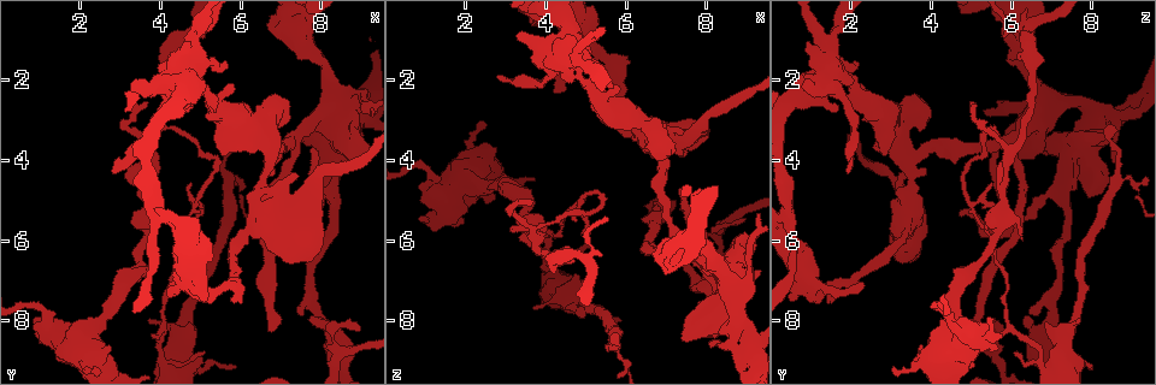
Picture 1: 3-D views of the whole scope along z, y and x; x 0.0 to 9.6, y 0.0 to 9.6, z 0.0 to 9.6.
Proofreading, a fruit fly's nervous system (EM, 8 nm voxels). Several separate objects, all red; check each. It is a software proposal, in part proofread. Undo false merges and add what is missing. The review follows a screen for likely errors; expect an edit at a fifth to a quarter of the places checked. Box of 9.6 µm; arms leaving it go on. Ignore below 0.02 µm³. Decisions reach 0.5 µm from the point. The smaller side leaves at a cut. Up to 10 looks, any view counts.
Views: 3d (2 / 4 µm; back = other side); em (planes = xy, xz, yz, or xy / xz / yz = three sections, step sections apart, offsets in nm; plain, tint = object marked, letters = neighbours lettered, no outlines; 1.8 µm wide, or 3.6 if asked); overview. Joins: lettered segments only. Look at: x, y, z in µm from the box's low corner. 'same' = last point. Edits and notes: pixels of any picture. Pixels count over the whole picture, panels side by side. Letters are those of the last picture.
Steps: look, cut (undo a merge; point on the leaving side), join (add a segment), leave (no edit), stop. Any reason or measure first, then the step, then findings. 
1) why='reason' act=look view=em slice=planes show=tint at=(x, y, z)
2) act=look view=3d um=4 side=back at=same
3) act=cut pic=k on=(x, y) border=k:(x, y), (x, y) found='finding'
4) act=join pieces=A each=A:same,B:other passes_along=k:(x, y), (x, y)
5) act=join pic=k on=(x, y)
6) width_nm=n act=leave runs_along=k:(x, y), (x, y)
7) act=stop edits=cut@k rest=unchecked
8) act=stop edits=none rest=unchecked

why='looks like a crossing' act=look view=em um=3.6 slice=planes show=letters at=(8.80, 2.80, 8.10)

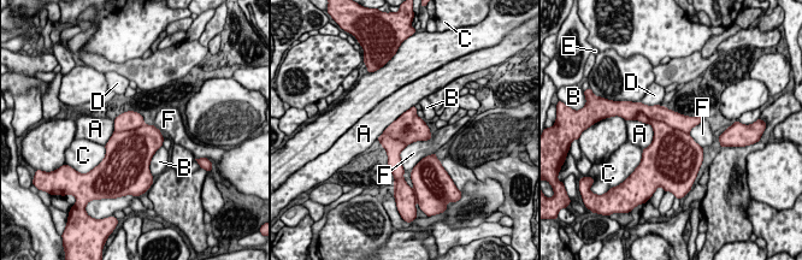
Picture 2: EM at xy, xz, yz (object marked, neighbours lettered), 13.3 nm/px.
width_nm=400 act=cut pic=2 on=(666, 139) each=A:other,B:other,C:other,D:other,E:other,F:other border=2:(636, 116), (644, 113), (688, 134) found='two neurons meet here'

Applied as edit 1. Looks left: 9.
act=look view=em slice=xz step=4 show=plain at=(5.40, 3.95, 5.10)

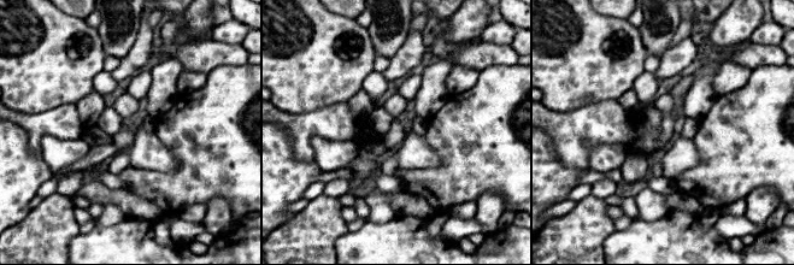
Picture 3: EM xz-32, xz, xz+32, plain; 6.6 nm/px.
act=look view=em slice=xz step=4 show=letters at=same

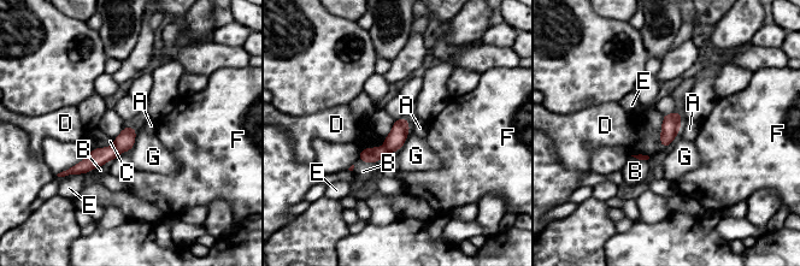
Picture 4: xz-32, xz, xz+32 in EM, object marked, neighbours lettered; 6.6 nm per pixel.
width_nm=120 act=cut pic=4 on=(125, 141) each=A:other,B:other,C:other,D:other,E:other,F:other,G:other border=4:(113, 145), (119, 152) found='a second neuron is stuck on'

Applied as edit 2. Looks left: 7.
why='free end' act=look view=3d um=4 at=(6.75, 8.20, 5.05)

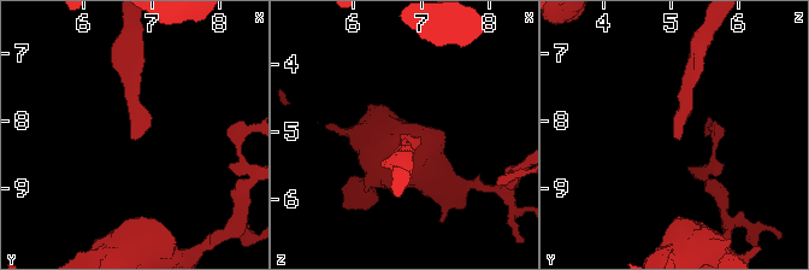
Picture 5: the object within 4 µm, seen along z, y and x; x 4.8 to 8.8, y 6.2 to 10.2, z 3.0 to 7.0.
why='need the tissue' act=look view=em slice=xz step=16 show=letters at=(6.70, 8.30, 5.10)

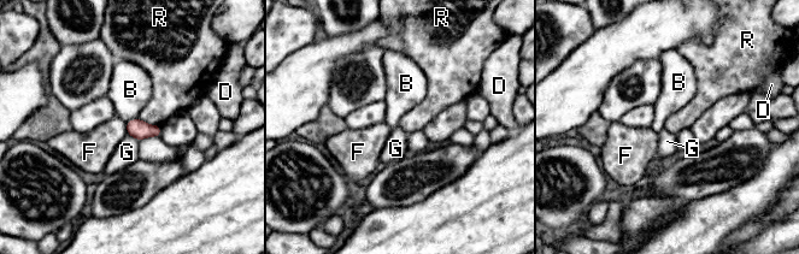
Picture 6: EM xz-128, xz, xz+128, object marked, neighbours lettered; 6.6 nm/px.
longest_contact=R:160nm act=leave each=B:other,D:other,F:other,G:other,R:other border=6:(137, 118), (150, 124), (159, 125) found='none of them fits'

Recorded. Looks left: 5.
act=stop edits=cut@2,cut@4 rest=unchecked

